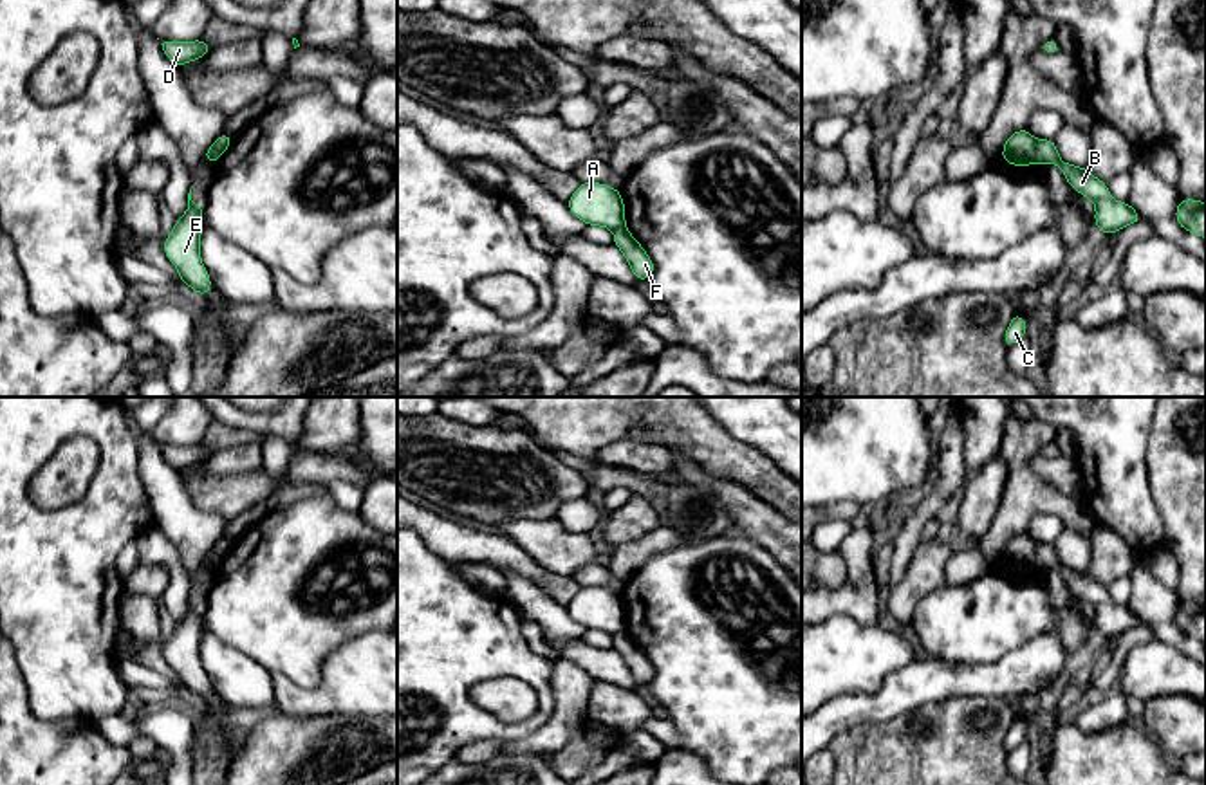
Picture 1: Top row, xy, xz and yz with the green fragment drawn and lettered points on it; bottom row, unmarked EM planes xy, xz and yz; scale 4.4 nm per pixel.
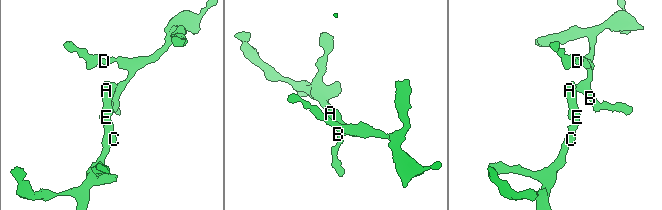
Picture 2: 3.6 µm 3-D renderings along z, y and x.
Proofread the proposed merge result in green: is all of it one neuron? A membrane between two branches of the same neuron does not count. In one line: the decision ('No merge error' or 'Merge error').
Merge error

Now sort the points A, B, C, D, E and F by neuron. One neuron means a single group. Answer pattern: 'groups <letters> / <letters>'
groups A C E / B D F

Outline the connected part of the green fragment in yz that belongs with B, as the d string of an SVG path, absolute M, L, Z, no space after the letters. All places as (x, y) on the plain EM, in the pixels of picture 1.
M1034 543L1036 565L1040 568L1056 568L1065 579L1069 590L1090 603L1096 610L1092 628L1096 628L1101 639L1119 637L1128 628L1139 628L1141 619L1128 608L1114 605L1109 597L1107 586L1090 579L1085 570L1072 570L1060 563L1054 543Z

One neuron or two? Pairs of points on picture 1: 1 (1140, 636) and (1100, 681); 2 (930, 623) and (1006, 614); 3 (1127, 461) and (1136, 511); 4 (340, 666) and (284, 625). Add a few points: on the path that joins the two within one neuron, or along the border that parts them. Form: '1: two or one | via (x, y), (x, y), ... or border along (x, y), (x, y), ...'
1: one | via (1127, 643), (1113, 668)
2: one | via (948, 623), (979, 623), (988, 618)
3: one | via (1125, 473), (1125, 498)
4: two | border along (363, 634), (327, 657), (316, 684), (291, 679)

